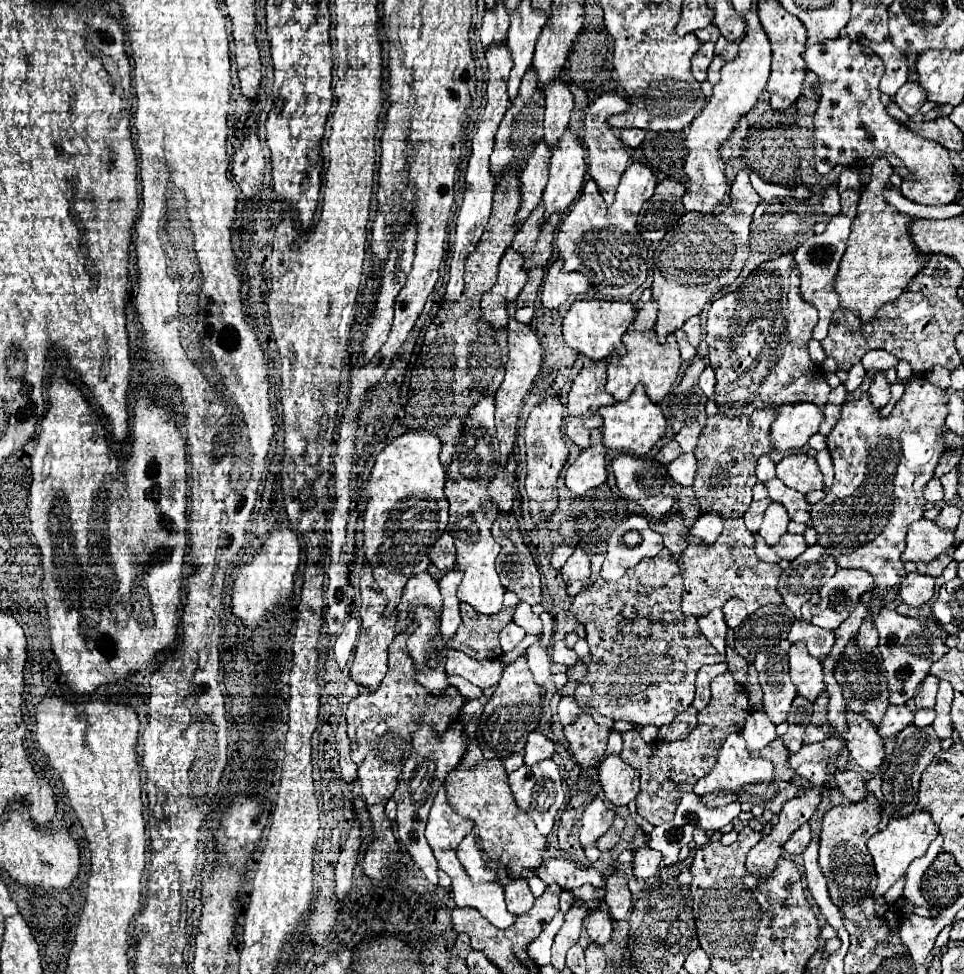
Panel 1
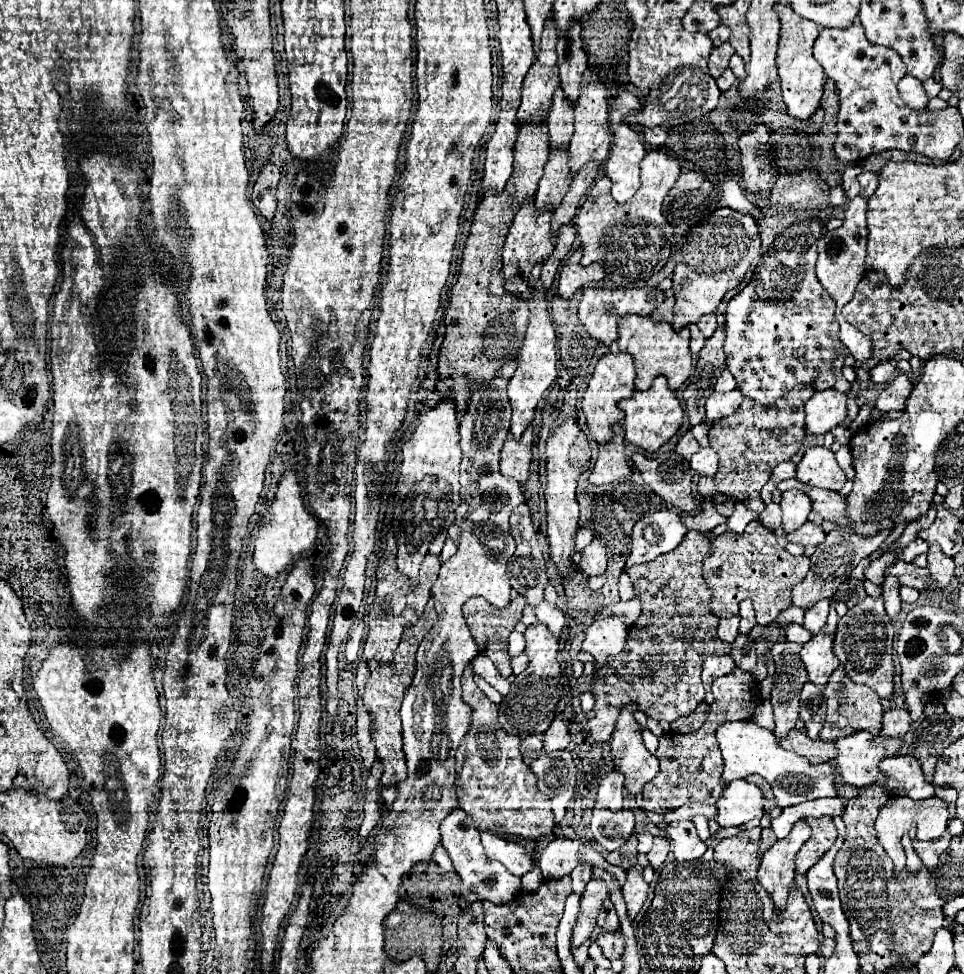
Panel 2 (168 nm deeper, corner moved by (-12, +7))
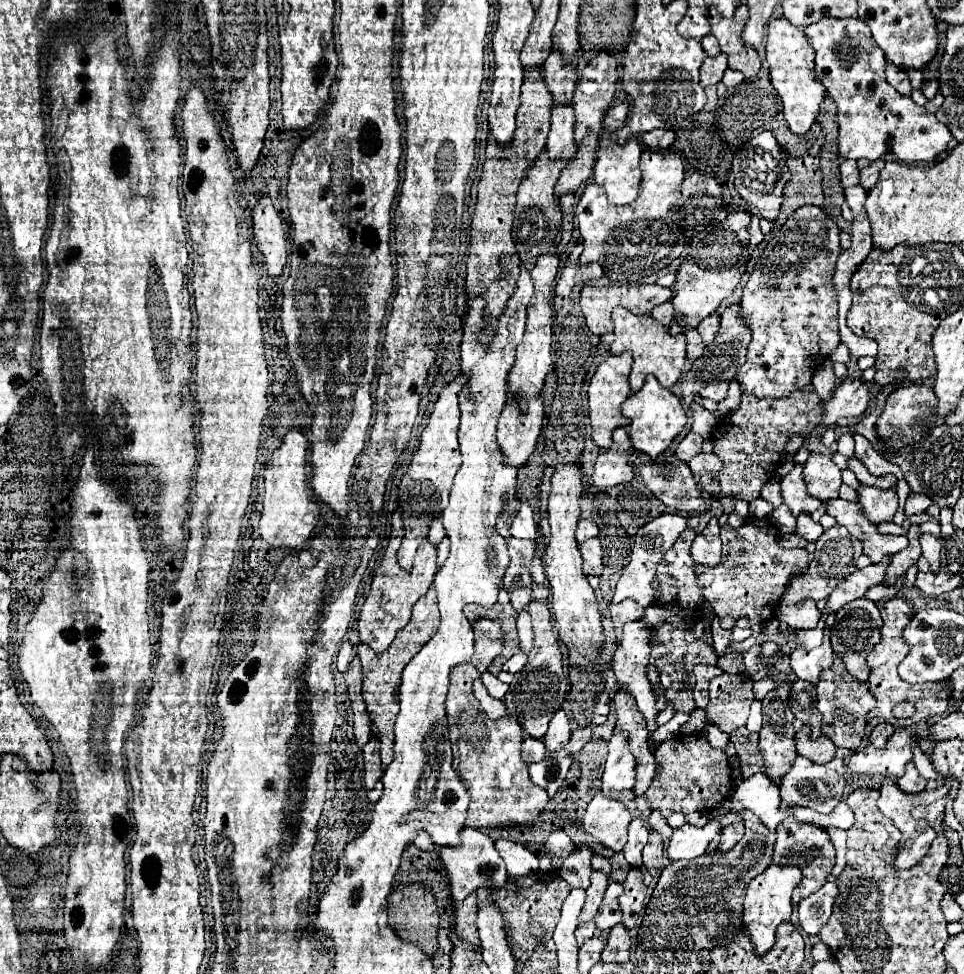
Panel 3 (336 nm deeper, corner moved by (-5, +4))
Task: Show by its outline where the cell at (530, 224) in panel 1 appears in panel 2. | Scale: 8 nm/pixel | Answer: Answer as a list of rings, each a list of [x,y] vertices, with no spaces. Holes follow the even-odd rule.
[[[567,148],[563,152],[551,152],[545,164],[545,174],[539,180],[539,190],[535,194],[537,212],[553,212],[561,204],[571,182],[573,176],[567,168]]]

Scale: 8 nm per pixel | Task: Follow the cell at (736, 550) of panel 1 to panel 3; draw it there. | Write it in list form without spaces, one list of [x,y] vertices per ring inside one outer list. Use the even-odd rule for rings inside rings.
[[[748,519],[735,530],[728,524],[720,527],[722,559],[716,567],[696,565],[698,587],[712,605],[720,627],[732,629],[738,617],[748,617],[752,625],[772,619],[780,595],[796,571],[806,571],[810,559],[806,549],[784,549],[776,541],[778,531],[764,519]]]

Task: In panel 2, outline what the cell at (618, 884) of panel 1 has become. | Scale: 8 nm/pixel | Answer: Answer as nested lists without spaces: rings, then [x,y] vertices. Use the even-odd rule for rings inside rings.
[[[641,866],[627,870],[627,882],[623,886],[623,896],[625,896],[625,904],[627,904],[627,914],[633,920],[649,896],[649,884],[643,880]]]

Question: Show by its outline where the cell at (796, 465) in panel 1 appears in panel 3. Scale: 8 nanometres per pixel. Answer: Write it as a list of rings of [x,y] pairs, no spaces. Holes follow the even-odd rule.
[[[810,453],[808,461],[804,463],[804,481],[808,493],[820,501],[838,497],[838,489],[842,485],[840,469],[836,463],[822,453]]]

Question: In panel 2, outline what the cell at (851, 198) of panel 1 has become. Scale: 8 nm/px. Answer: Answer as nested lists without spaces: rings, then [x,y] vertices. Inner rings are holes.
[[[863,170],[857,180],[859,180],[859,184],[861,184],[861,196],[863,196],[863,198],[869,198],[869,196],[877,190],[877,186],[879,186],[879,174],[877,174],[877,172],[867,172],[867,170]]]

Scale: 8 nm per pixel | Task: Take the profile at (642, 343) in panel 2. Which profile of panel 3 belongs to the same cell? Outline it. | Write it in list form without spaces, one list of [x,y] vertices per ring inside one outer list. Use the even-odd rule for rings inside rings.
[[[616,307],[616,311],[612,311],[612,321],[614,321],[614,343],[610,351],[614,355],[620,355],[622,351],[632,351],[634,355],[634,363],[630,371],[632,391],[636,393],[642,389],[646,375],[654,375],[662,387],[672,389],[686,365],[686,337],[682,333],[674,337],[660,321],[652,319],[650,315],[634,315],[622,307]]]

